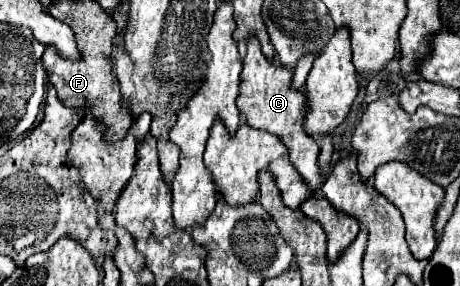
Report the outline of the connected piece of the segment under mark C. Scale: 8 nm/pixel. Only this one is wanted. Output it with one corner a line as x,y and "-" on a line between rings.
250,37
250,41
246,41
242,85
240,85
240,95
236,99
236,105
250,127
270,131
284,141
284,145
290,149
292,165
298,169
298,173
304,177
310,189
318,193
322,187
322,177
318,169
318,143
302,129
302,109
306,109
304,105
306,89
292,87
292,73
294,69
286,69
286,65
266,59
266,55
260,51
258,39

